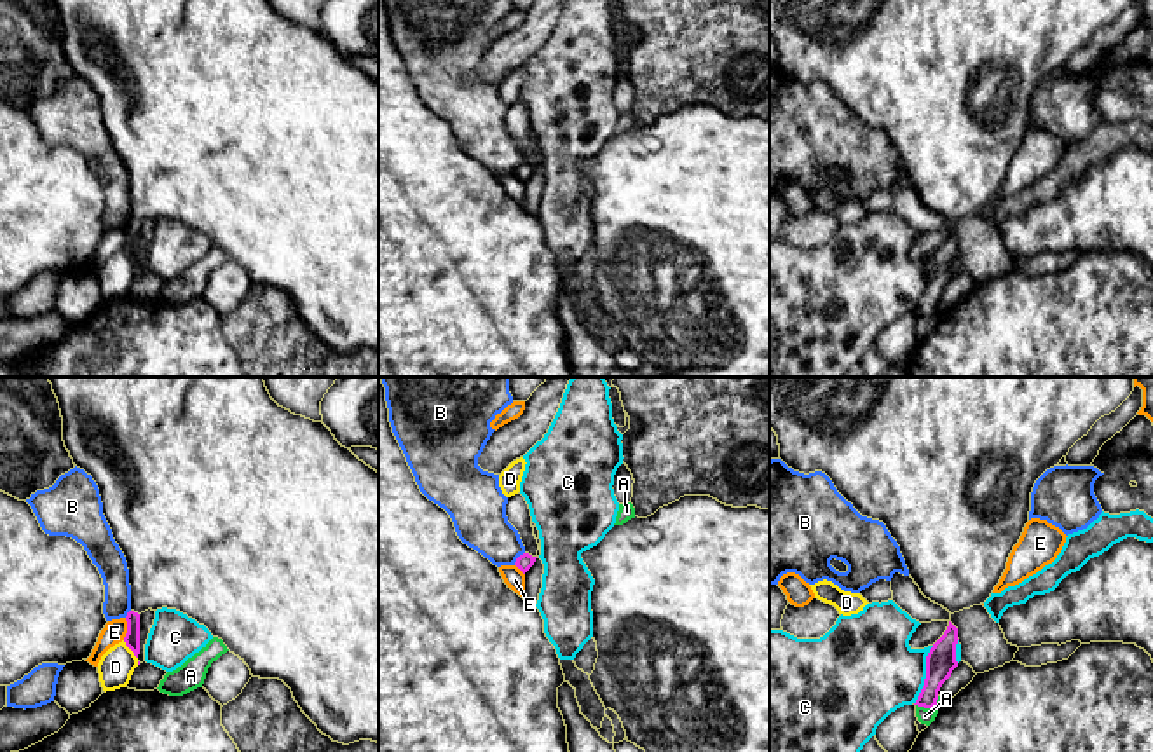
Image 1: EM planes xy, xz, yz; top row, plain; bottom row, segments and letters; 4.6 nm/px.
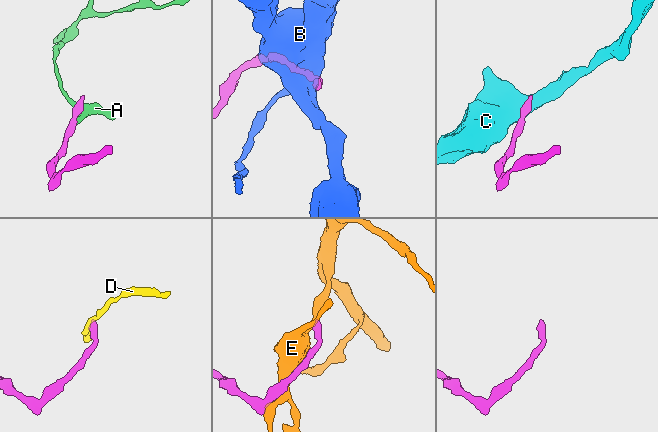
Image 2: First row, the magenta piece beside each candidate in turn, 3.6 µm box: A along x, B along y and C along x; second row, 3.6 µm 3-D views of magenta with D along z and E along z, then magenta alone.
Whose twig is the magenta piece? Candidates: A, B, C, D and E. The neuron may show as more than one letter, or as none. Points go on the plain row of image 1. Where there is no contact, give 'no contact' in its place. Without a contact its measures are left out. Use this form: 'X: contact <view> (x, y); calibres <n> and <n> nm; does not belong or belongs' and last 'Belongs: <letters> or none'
A: contact yz (928, 316); calibres 140 and 80 nm; does not belong
B: contact xz (517, 168); calibres 80 and 240 nm; does not belong
C: contact yz (927, 285); calibres 140 and 400 nm; does not belong
D: contact xy (129, 257); calibres 70 and 160 nm; does not belong
E: contact xy (128, 238); calibres 70 and 110 nm; does not belong
Belongs: none

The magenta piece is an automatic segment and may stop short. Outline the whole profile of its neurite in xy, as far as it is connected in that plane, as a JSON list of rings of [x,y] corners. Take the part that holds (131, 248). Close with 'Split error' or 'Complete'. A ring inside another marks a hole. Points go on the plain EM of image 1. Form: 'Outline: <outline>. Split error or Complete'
Outline: [[[54,0],[63,51],[73,73],[92,85],[99,98],[103,124],[122,159],[131,194],[131,220],[126,225],[126,255],[140,263],[140,223],[176,218],[204,234],[213,246],[239,265],[253,286],[279,288],[293,302],[302,321],[333,351],[379,352],[379,82],[342,56],[323,31],[314,31],[279,16],[269,0]]]. Split error

